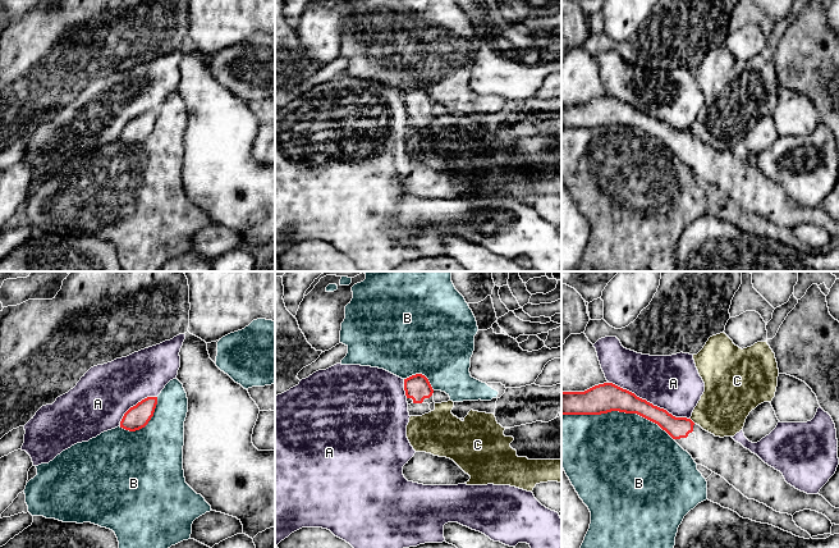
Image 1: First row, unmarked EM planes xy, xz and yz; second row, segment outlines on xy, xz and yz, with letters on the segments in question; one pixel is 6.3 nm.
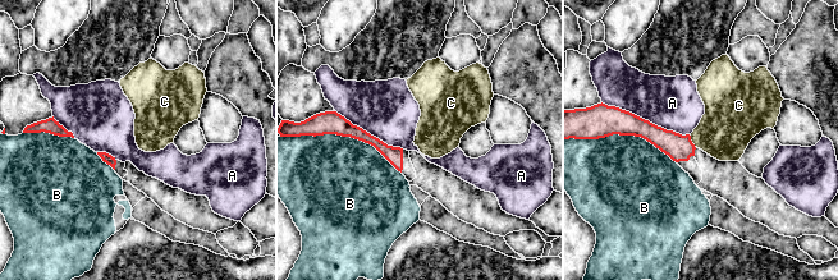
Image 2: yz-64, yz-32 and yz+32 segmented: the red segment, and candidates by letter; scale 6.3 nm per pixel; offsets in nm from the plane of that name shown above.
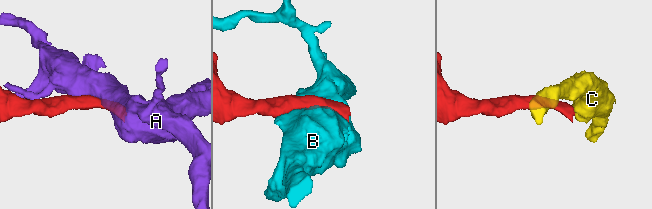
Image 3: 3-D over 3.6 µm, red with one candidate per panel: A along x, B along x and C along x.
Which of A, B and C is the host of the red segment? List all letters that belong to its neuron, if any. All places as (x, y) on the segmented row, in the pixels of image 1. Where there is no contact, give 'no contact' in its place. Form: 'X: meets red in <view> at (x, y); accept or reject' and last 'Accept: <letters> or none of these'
A: meets red in yz at (649, 402); reject
B: meets red in yz at (618, 410); reject
C: meets red in yz at (691, 420); reject
Accept: none of these

